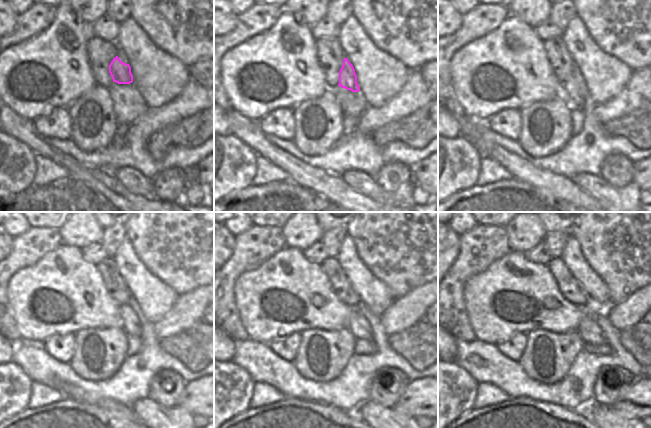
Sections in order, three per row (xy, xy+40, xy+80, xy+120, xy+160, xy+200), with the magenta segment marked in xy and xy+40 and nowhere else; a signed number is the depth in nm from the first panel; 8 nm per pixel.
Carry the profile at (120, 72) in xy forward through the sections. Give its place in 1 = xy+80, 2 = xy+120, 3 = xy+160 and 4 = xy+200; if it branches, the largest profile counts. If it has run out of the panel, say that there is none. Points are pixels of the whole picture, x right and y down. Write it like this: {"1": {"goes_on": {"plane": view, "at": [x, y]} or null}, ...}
{"1": {"goes_on": {"plane": "xy+80", "at": [575, 90]}}, "2": {"goes_on": {"plane": "xy+120", "at": [130, 313]}}, "3": {"goes_on": {"plane": "xy+160", "at": [358, 325]}}, "4": {"goes_on": {"plane": "xy+200", "at": [589, 331]}}}

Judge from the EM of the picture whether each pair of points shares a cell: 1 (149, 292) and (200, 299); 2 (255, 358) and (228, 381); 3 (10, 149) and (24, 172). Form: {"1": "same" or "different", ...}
{"1": "different", "2": "different", "3": "same"}

